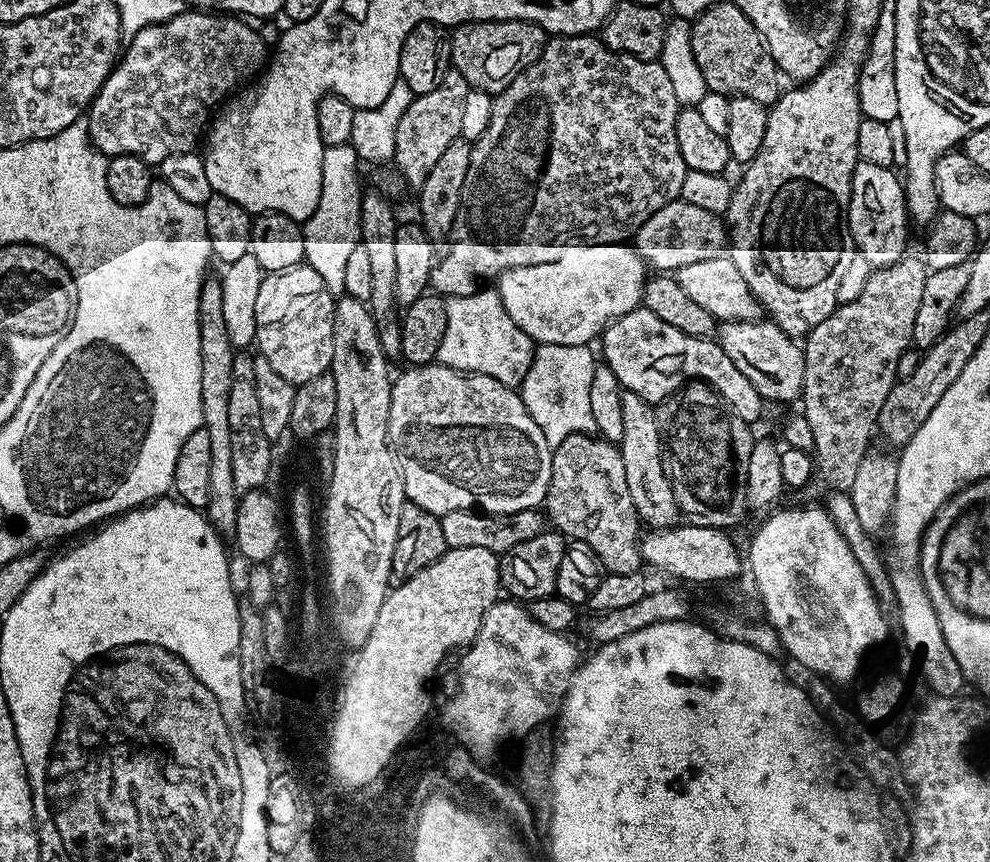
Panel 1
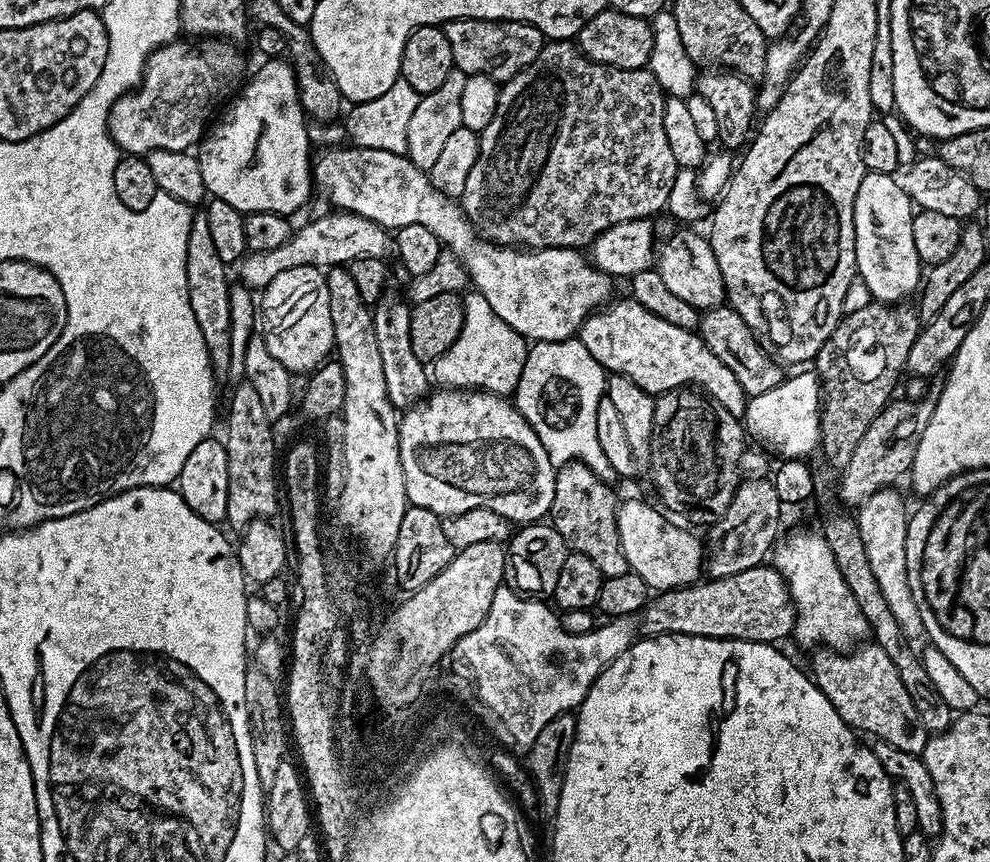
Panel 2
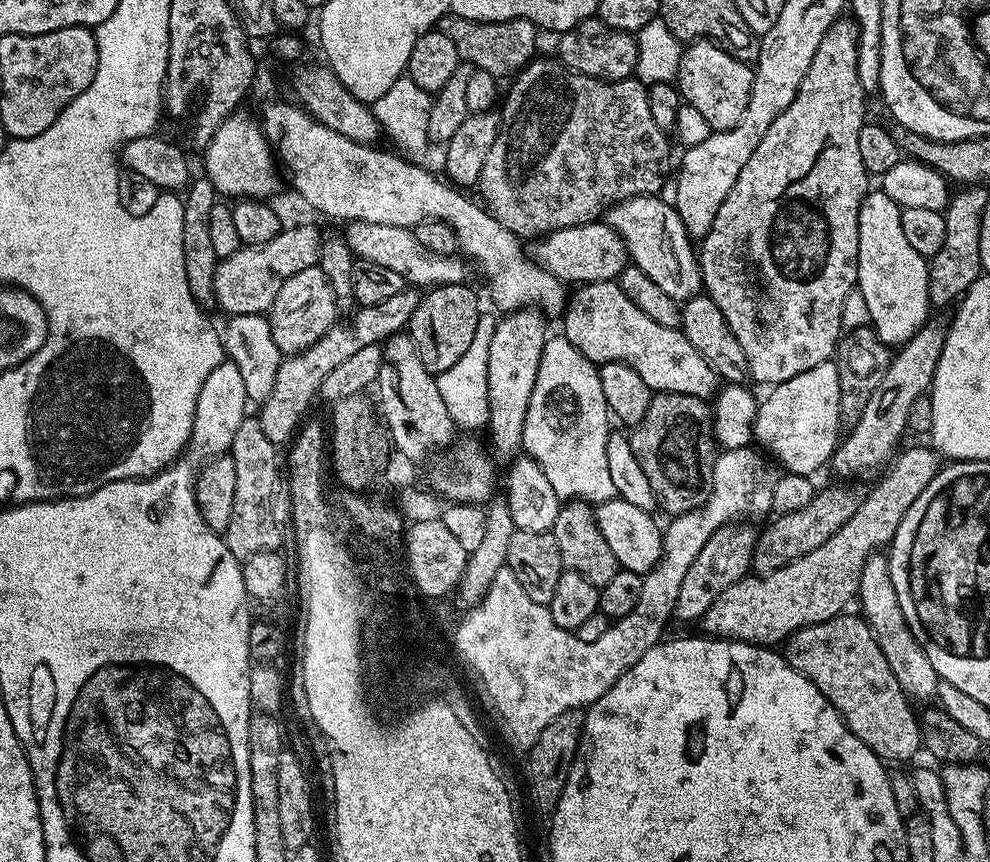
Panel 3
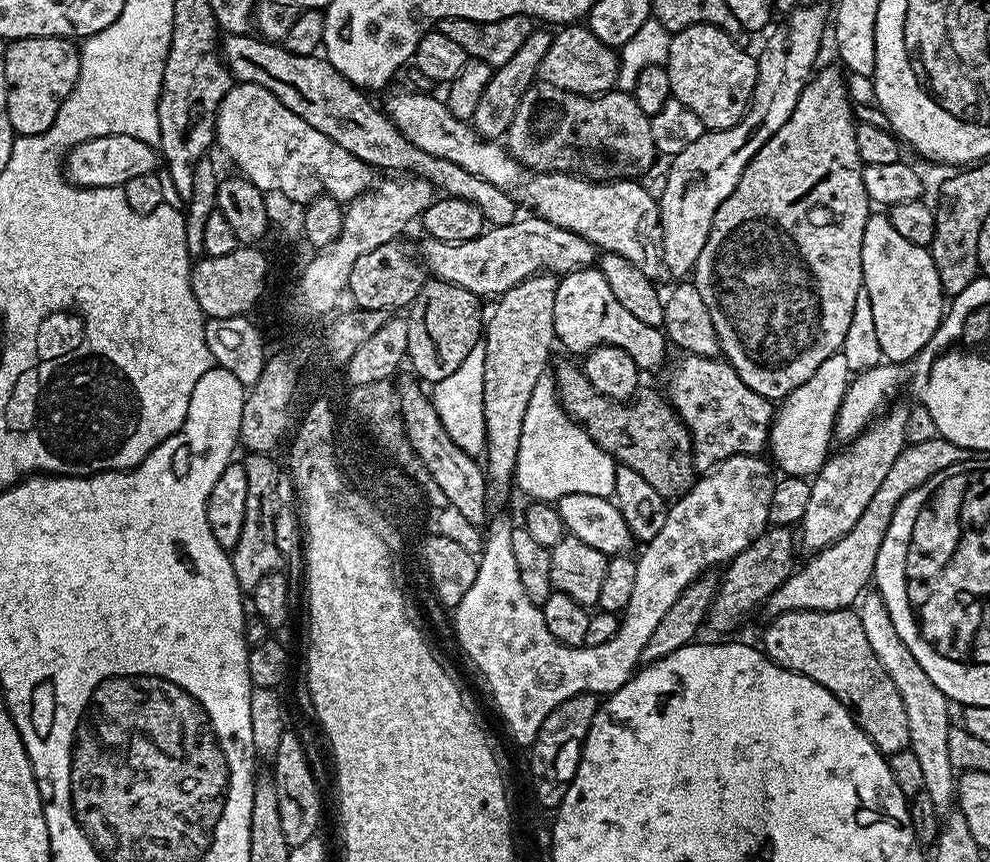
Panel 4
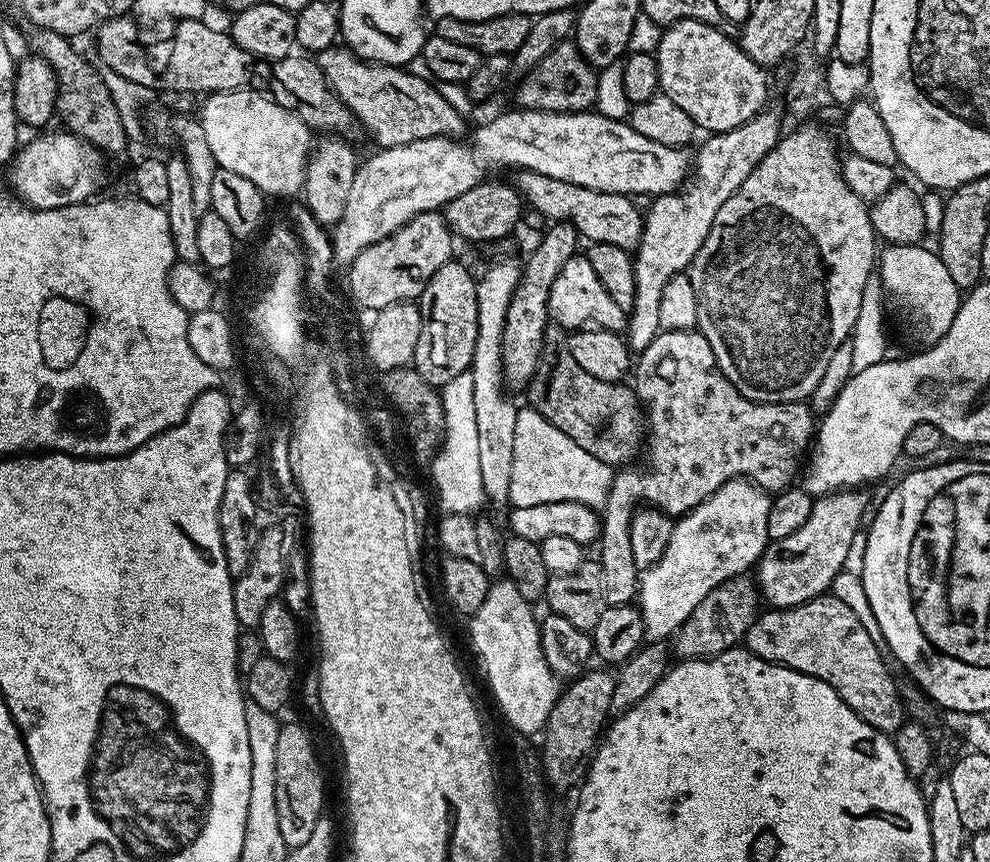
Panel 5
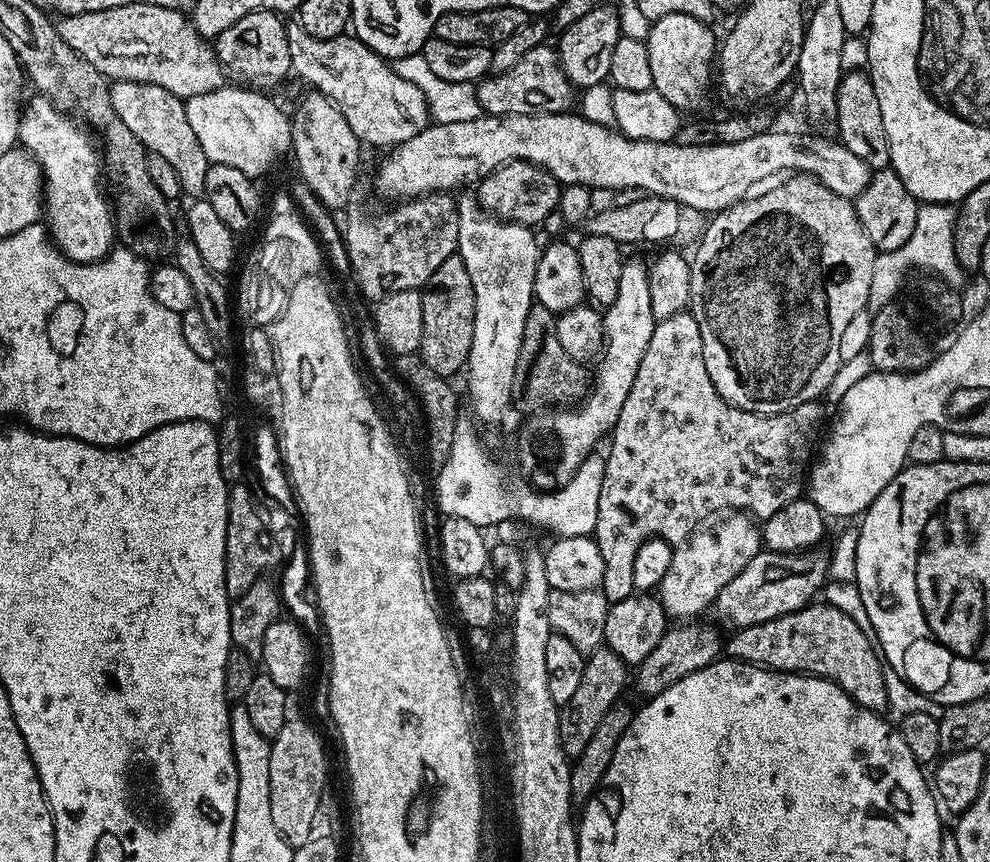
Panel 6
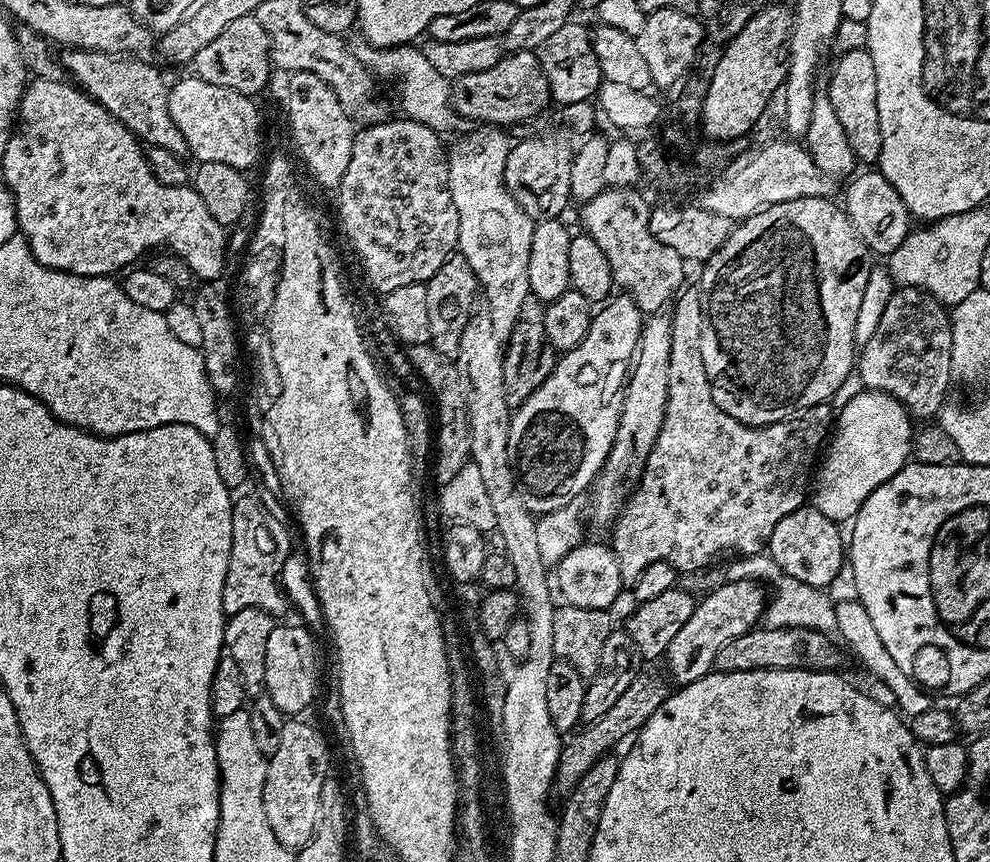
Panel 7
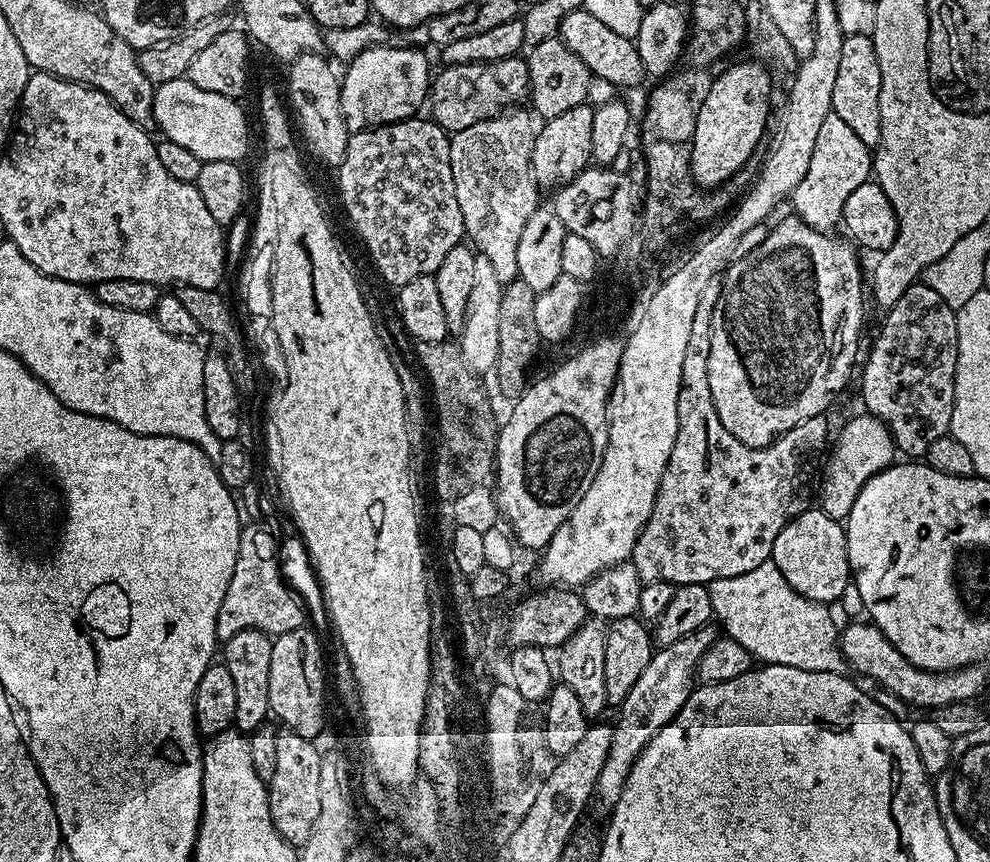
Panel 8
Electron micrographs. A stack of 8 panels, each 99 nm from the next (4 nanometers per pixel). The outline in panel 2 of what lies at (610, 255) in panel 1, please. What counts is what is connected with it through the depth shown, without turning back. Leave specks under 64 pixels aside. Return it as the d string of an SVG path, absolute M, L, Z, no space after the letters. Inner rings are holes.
M346 146L346 148L332 148L329 152L324 152L320 157L315 157L314 160L314 184L317 189L320 188L329 196L330 199L336 203L337 209L353 212L362 218L370 218L376 224L381 224L383 228L395 230L402 226L426 226L426 230L430 230L430 234L434 234L441 242L441 245L451 255L455 256L457 260L463 264L464 269L468 271L470 284L475 291L482 294L482 298L486 298L490 302L491 309L494 310L498 317L506 322L508 327L513 328L518 334L524 336L526 341L535 342L545 340L546 342L554 342L555 340L571 340L580 331L584 320L587 316L591 316L593 312L605 307L613 299L612 284L614 284L613 277L607 276L604 272L598 271L594 265L587 259L580 257L581 253L575 248L538 248L535 250L521 250L516 246L505 246L503 244L494 244L490 240L485 240L483 236L479 235L472 223L469 222L467 214L465 214L463 207L455 199L442 195L438 190L431 185L431 180L428 177L425 169L414 166L414 162L408 159L407 155L400 155L398 153L390 153L387 150L372 150L362 149L353 146Z

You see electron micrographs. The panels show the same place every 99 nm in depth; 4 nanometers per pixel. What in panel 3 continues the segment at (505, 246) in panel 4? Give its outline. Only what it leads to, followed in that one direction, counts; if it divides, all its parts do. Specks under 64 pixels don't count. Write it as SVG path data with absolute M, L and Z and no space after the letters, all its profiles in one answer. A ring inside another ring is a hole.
M353 220L345 228L348 229L342 232L342 239L353 257L366 262L378 262L378 266L386 266L390 270L395 270L397 274L402 274L402 278L409 285L463 284L469 279L469 265L459 255L443 256L437 252L428 251L426 246L420 245L414 238L410 228L382 226L382 222L366 222L365 220ZM593 222L550 232L535 241L534 259L550 274L554 274L565 285L579 286L616 280L630 261L624 240L607 222Z

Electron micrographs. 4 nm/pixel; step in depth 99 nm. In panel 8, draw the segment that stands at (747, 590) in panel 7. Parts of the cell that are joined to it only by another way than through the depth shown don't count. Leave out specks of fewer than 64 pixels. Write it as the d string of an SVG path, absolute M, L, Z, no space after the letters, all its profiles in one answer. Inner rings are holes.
M709 622L704 627L694 630L693 633L686 634L684 638L679 638L678 642L672 642L664 647L657 647L653 651L650 662L646 666L646 670L642 670L642 675L634 682L634 686L630 688L623 703L619 705L618 712L620 718L613 725L613 738L610 752L607 756L605 766L598 776L596 784L596 800L598 798L604 810L611 810L617 804L618 798L621 797L622 790L625 786L625 780L629 776L633 763L640 756L642 749L648 745L650 738L654 738L654 734L658 734L658 730L662 730L662 726L666 726L678 714L678 710L682 710L682 706L690 698L692 689L697 687L696 667L702 658L702 654L706 654L706 650L710 650L710 646L718 638L718 628L715 623Z

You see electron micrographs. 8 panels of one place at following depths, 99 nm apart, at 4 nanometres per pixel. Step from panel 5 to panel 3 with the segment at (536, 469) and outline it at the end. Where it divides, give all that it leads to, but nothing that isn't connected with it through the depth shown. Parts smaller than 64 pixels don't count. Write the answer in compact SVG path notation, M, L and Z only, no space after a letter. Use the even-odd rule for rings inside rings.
M562 334L547 337L526 410L522 448L546 474L557 496L586 500L596 506L617 497L606 463L608 420L599 367Z

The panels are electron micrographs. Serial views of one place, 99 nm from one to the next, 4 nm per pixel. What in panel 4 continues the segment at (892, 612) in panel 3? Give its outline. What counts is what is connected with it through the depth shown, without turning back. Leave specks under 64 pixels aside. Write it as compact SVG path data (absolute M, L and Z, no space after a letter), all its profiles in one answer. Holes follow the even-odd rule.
M865 591L858 601L858 611L862 630L866 630L866 639L874 649L874 655L877 656L878 662L882 662L886 674L890 674L894 686L898 686L898 694L902 694L902 706L906 706L906 723L910 726L908 747L917 756L918 763L922 765L924 791L930 794L930 798L934 798L936 808L951 809L956 796L958 776L950 764L947 746L950 730L954 726L954 720L948 717L950 702L946 694L942 694L942 690L938 690L938 686L930 682L926 670L918 666L918 661L914 659L914 654L910 654L906 642L898 638L898 630L894 630L894 622L890 622L890 610L886 610L879 592Z

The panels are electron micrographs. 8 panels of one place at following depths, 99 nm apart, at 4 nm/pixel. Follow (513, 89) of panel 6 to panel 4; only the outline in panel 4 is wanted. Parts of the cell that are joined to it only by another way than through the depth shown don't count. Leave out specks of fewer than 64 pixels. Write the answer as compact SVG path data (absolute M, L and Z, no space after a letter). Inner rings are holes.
M573 22L561 27L550 42L550 48L542 59L539 79L545 84L583 96L599 96L616 88L618 70L622 60L617 49L602 42L583 23Z

